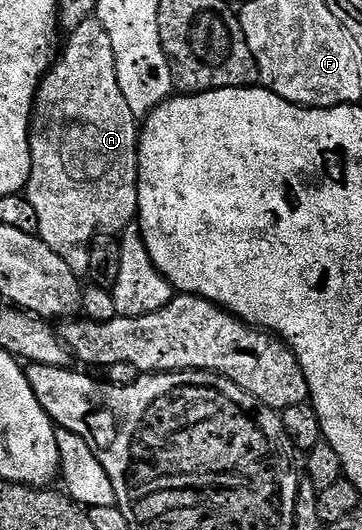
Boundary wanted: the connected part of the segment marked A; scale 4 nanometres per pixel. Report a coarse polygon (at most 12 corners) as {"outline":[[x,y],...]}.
{"outline":[[96,18],[34,99],[24,195],[78,277],[138,215],[139,117]]}

